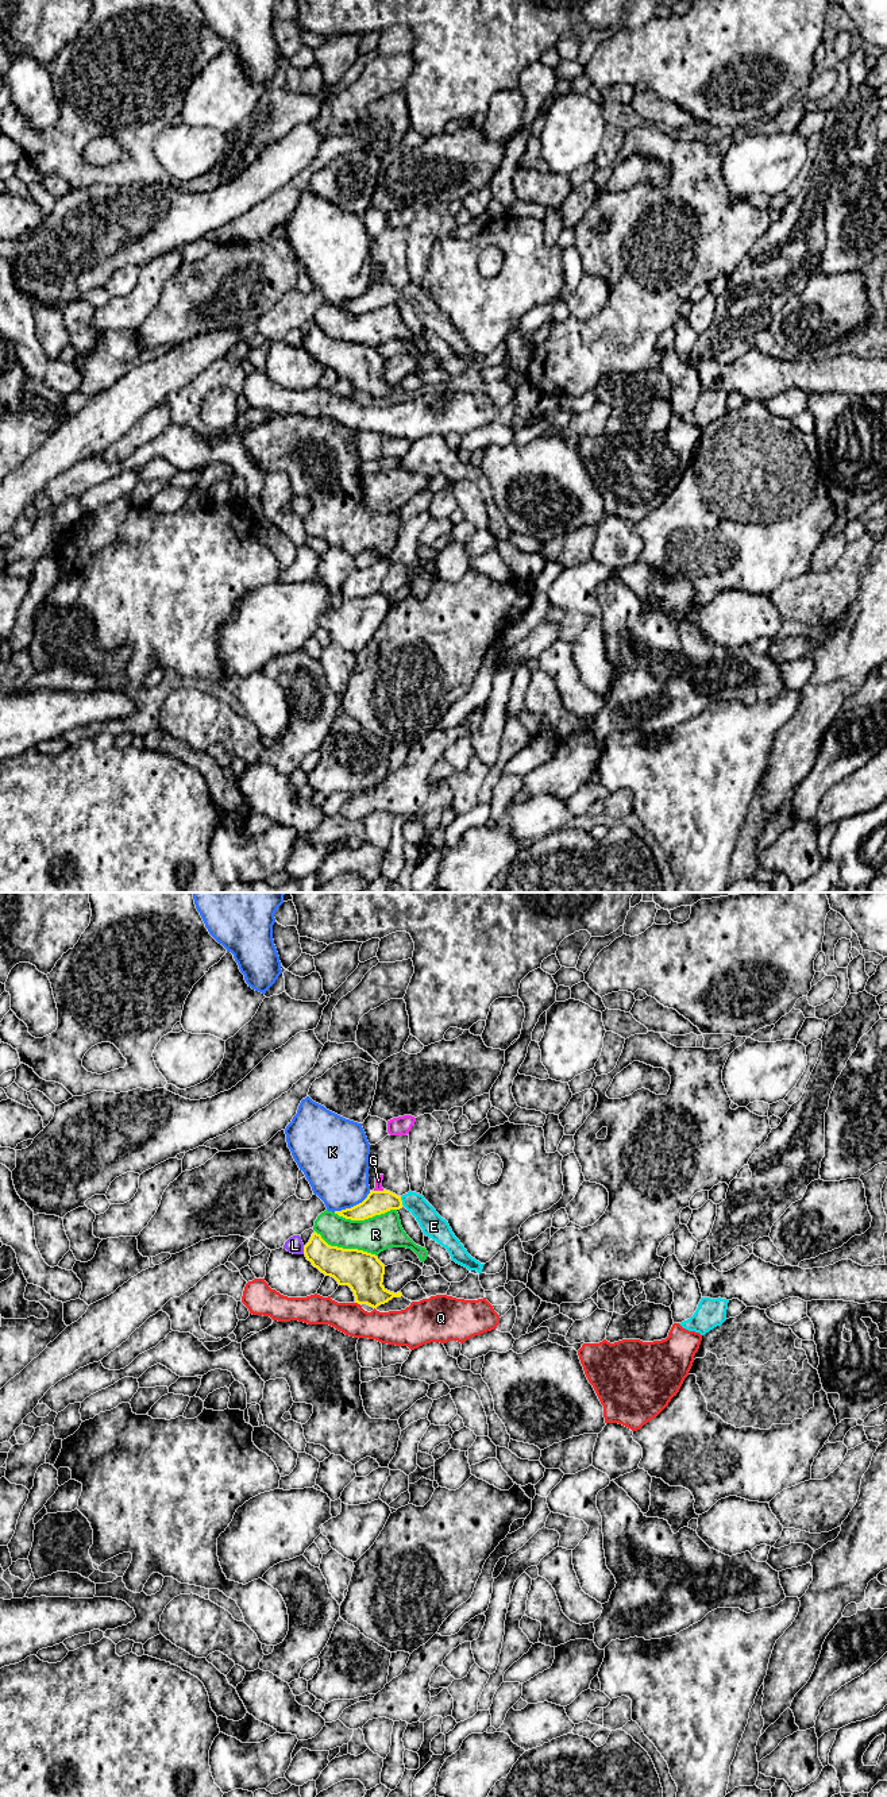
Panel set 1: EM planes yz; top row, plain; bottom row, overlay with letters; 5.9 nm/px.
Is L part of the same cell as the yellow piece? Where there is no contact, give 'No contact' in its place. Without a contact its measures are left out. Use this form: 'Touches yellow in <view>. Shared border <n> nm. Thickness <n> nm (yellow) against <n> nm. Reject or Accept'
Touches yellow in yz. Shared border 50 nm. Thickness 190 nm (yellow) against 100 nm. Reject

